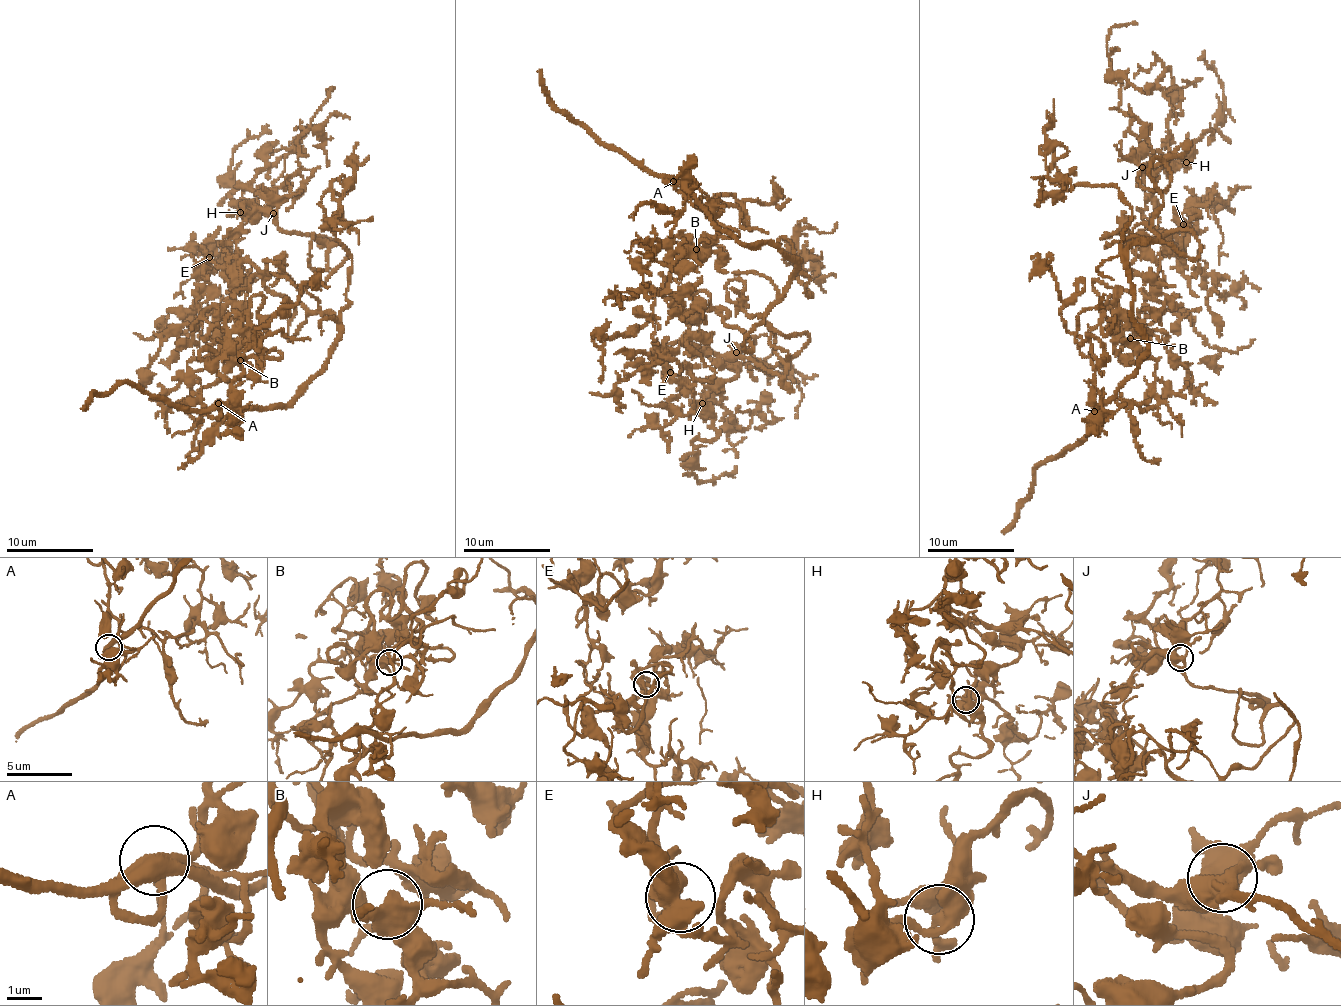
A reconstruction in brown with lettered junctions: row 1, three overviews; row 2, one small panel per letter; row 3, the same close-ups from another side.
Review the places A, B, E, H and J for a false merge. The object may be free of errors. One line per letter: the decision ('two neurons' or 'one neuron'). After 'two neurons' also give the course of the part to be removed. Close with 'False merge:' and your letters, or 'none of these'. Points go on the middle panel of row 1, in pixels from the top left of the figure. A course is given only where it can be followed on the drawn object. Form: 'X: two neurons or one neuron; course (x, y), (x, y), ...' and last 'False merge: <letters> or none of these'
A: one neuron
B: one neuron
E: one neuron
H: one neuron
J: one neuron
False merge: none of these

